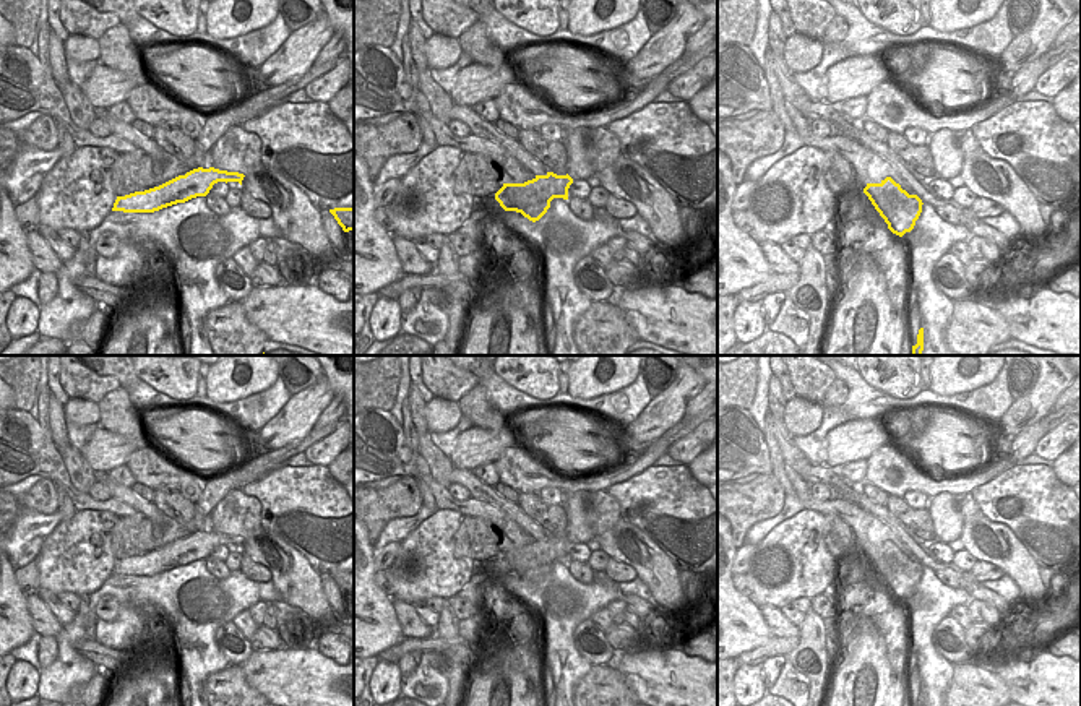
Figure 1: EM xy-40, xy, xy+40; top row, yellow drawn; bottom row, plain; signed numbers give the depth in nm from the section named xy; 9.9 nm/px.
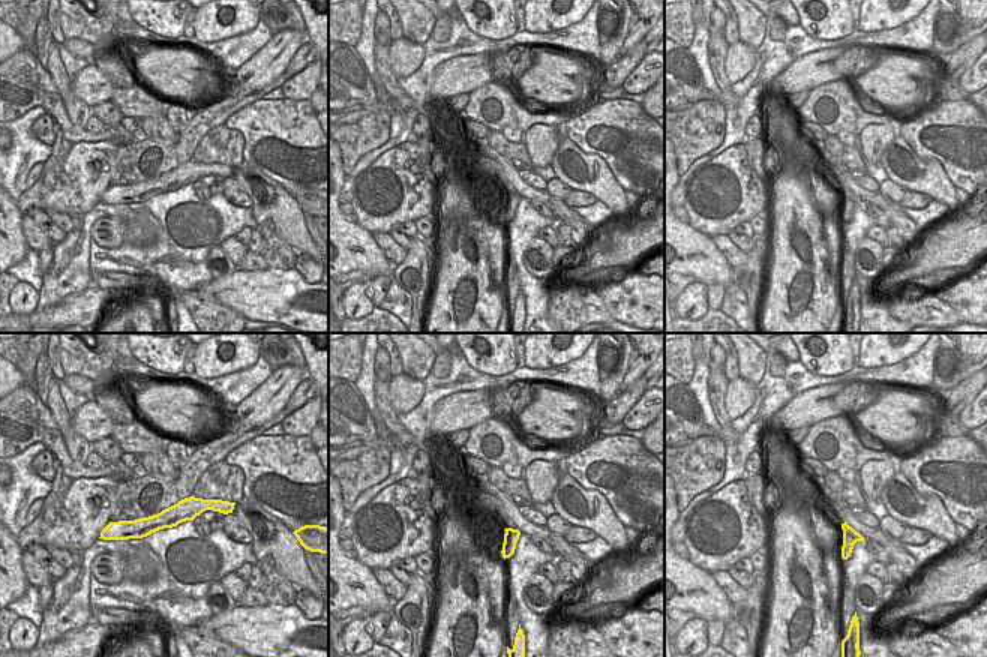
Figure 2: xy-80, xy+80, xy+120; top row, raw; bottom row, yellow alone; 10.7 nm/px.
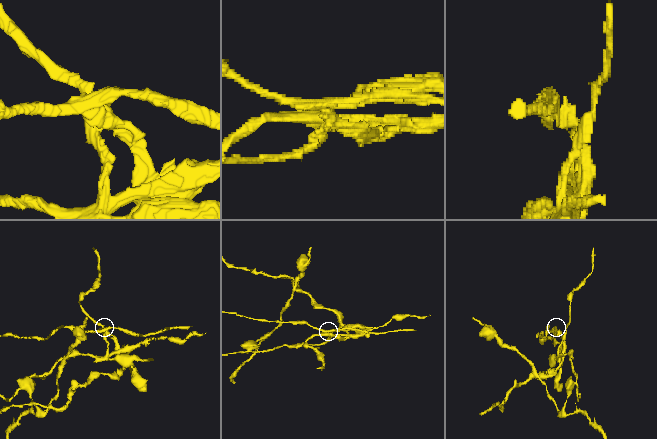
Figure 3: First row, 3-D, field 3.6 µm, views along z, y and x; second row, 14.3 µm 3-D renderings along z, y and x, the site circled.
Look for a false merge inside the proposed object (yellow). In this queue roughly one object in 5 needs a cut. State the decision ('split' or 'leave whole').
split

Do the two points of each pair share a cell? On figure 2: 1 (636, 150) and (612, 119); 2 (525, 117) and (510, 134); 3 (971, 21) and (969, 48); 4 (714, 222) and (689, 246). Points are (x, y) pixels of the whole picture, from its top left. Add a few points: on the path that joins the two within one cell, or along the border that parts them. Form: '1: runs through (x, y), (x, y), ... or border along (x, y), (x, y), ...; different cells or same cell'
1: runs through (632, 143), (615, 126); same cell
2: border along (500, 131), (506, 126), (513, 126), (521, 132); different cells
3: border along (971, 39), (962, 45); different cells
4: border along (687, 224), (710, 237); different cells

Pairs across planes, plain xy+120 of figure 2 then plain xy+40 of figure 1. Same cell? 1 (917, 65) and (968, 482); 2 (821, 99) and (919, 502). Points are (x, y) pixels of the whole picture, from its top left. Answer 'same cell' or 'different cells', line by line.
1: different cells
2: different cells

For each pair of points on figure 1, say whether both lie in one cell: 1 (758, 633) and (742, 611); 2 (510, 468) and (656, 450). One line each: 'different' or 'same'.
1: same
2: same

